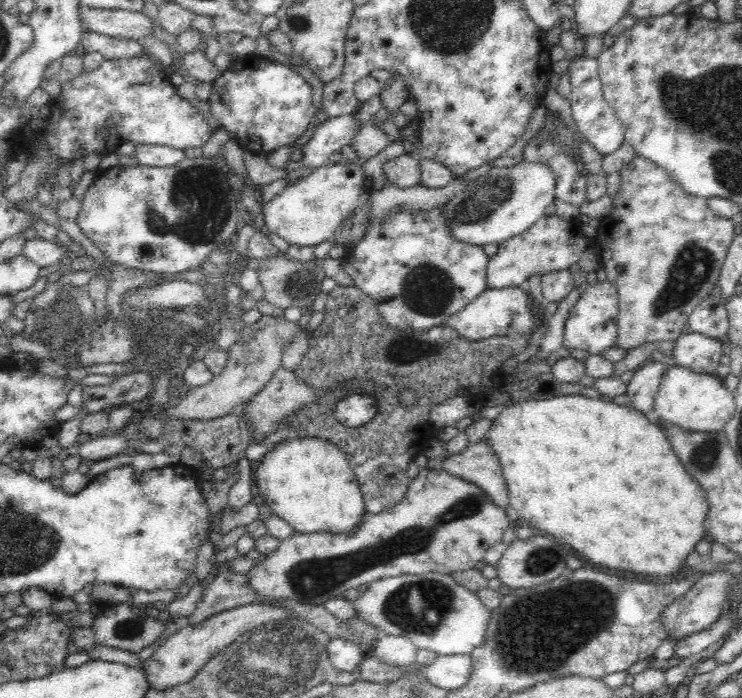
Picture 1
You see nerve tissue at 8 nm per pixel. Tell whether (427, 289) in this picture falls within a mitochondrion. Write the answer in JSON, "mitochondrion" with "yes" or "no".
{"mitochondrion":"yes"}

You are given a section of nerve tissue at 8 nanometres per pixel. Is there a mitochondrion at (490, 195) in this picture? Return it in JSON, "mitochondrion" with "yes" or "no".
{"mitochondrion":"yes"}

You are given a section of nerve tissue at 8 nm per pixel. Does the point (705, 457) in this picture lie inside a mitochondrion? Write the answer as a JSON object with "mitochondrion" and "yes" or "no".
{"mitochondrion":"yes"}

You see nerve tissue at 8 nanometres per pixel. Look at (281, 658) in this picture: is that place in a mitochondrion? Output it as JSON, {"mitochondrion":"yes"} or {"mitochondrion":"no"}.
{"mitochondrion":"yes"}

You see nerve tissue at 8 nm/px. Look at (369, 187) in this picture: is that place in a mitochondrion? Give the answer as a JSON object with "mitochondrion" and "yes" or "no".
{"mitochondrion":"no"}

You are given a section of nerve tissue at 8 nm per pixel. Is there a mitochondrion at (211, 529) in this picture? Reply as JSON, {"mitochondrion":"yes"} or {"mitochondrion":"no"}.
{"mitochondrion":"no"}

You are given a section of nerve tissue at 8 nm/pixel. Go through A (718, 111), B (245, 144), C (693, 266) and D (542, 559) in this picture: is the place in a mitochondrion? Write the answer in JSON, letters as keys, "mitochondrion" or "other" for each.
{"A":"mitochondrion","B":"other","C":"mitochondrion","D":"mitochondrion"}

